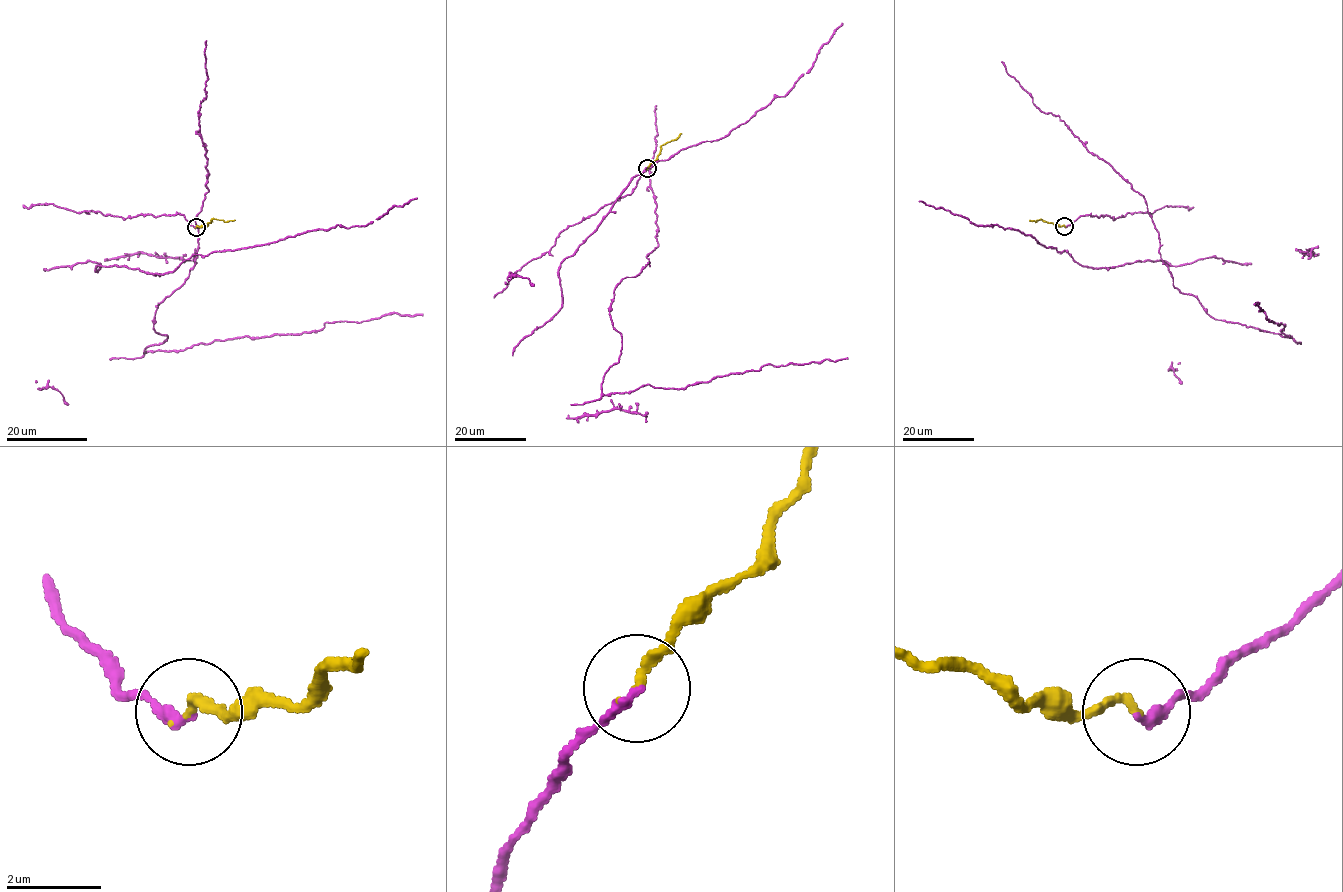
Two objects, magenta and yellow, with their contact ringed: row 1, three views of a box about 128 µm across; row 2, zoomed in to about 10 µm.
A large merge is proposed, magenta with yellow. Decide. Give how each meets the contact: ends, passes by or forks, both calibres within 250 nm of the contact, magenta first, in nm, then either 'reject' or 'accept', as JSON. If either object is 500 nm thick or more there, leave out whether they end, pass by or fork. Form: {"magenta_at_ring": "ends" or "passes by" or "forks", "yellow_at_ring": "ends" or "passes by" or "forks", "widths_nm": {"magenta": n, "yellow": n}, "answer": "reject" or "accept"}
{"magenta_at_ring": "ends", "yellow_at_ring": "ends", "widths_nm": {"magenta": 200, "yellow": 190}, "answer": "accept"}

